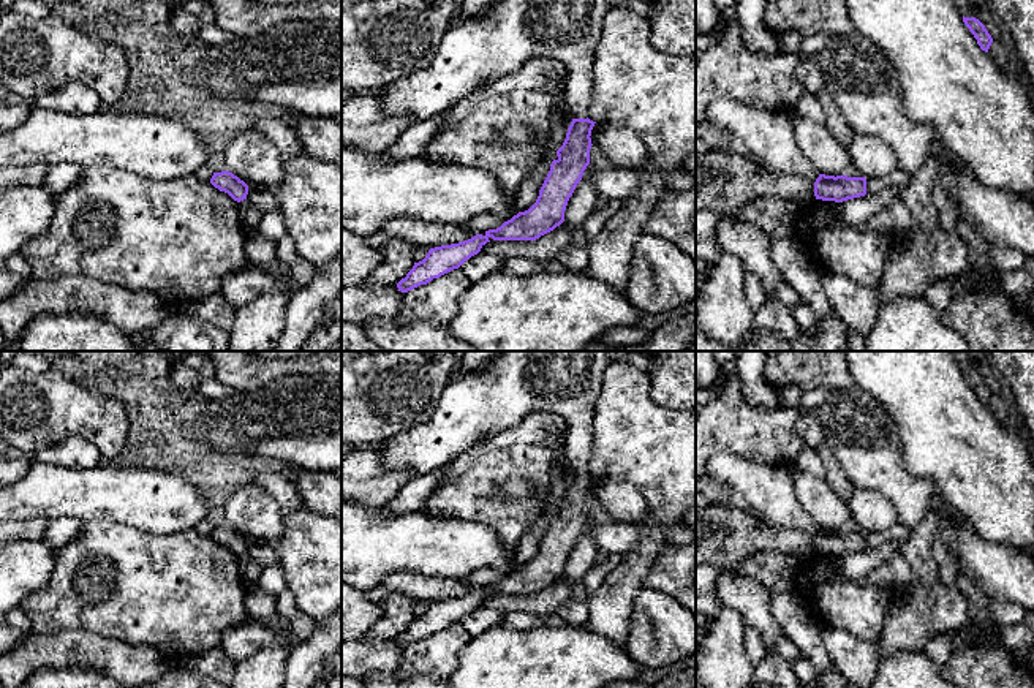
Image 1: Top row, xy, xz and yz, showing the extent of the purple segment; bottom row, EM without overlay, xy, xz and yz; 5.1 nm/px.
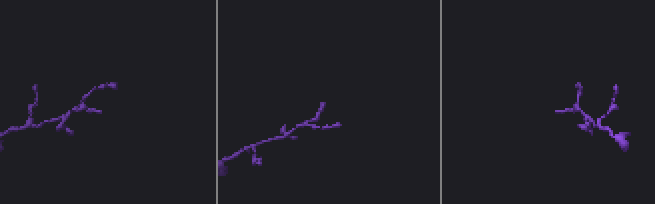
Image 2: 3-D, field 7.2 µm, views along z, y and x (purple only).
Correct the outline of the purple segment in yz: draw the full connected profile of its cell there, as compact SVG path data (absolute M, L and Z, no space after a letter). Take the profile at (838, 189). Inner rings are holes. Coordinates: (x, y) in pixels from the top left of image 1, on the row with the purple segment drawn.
M819 174L814 182L814 196L822 201L843 202L866 195L865 177Z

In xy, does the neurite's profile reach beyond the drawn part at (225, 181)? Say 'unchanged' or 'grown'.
unchanged

